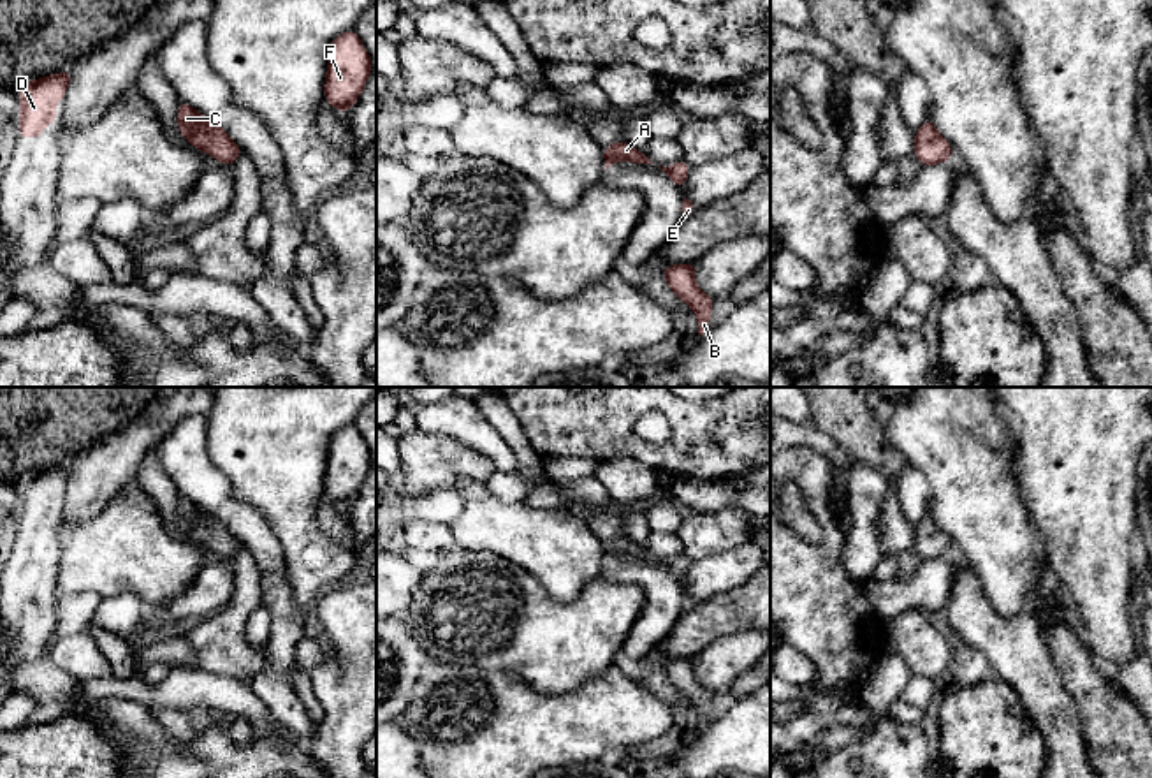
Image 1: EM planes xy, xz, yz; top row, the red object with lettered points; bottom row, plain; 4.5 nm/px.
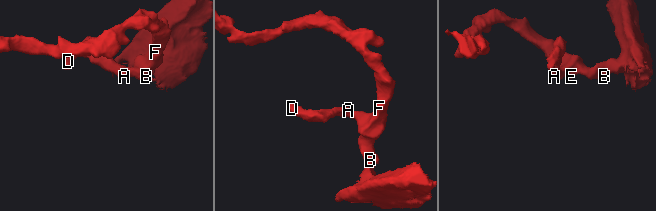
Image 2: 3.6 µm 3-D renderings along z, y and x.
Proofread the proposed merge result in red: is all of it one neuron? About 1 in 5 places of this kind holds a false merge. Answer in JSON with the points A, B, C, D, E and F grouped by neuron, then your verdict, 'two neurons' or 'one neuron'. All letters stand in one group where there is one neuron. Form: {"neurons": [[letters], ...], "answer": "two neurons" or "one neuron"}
{"neurons": [["A", "B", "C", "D", "E", "F"]], "answer": "one neuron"}

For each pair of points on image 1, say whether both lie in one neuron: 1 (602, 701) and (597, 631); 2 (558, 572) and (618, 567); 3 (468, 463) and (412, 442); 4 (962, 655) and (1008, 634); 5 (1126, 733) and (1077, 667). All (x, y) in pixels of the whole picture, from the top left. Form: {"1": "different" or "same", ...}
{"1": "different", "2": "different", "3": "same", "4": "different", "5": "same"}

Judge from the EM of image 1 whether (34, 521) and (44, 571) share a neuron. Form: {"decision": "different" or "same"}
{"decision": "same"}

